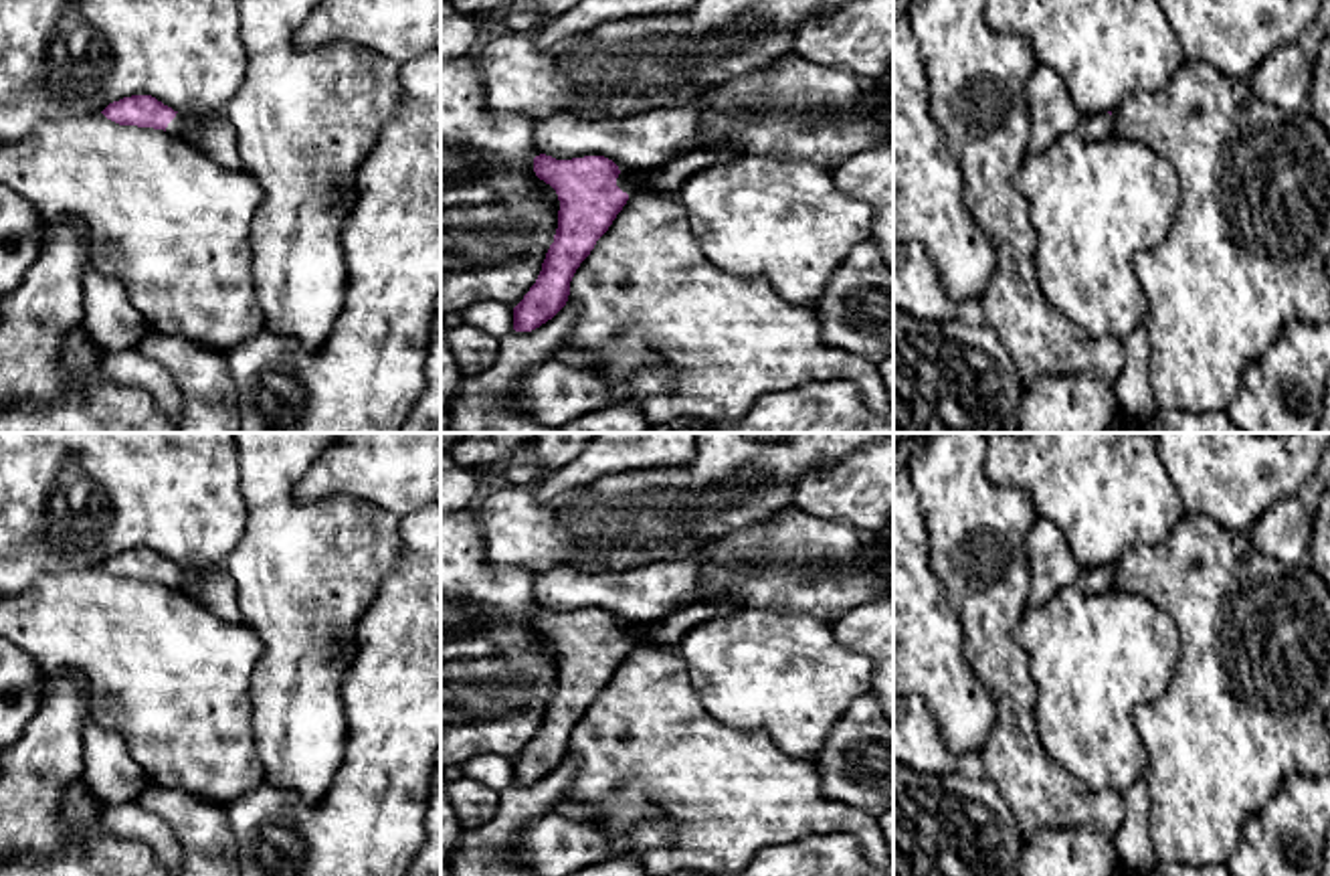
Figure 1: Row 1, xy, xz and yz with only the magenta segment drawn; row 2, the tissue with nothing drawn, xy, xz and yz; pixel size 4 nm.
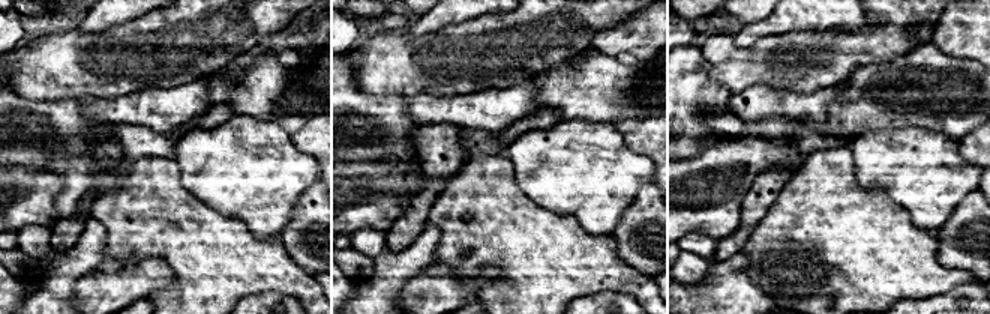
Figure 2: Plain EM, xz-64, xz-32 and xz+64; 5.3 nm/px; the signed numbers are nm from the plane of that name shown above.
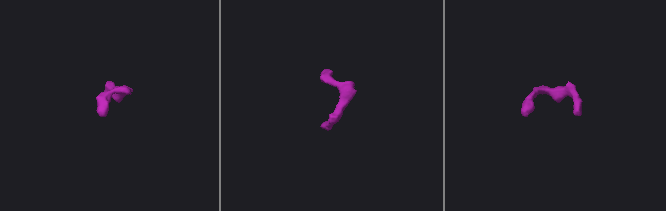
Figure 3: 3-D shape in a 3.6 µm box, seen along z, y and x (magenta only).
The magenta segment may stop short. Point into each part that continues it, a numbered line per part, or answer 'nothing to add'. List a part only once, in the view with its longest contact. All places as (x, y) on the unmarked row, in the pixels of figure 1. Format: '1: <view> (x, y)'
1: xz (670, 632)

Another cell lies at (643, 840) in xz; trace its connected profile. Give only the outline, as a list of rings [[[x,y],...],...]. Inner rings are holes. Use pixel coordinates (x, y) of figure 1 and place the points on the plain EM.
[[[639,645],[629,651],[576,722],[568,755],[576,757],[576,775],[564,801],[596,803],[598,811],[590,819],[604,827],[619,852],[639,856],[647,876],[669,876],[681,870],[732,874],[744,870],[758,850],[813,834],[849,834],[875,868],[893,870],[877,819],[827,799],[813,761],[784,755],[766,730],[722,722],[699,702],[679,645]]]

